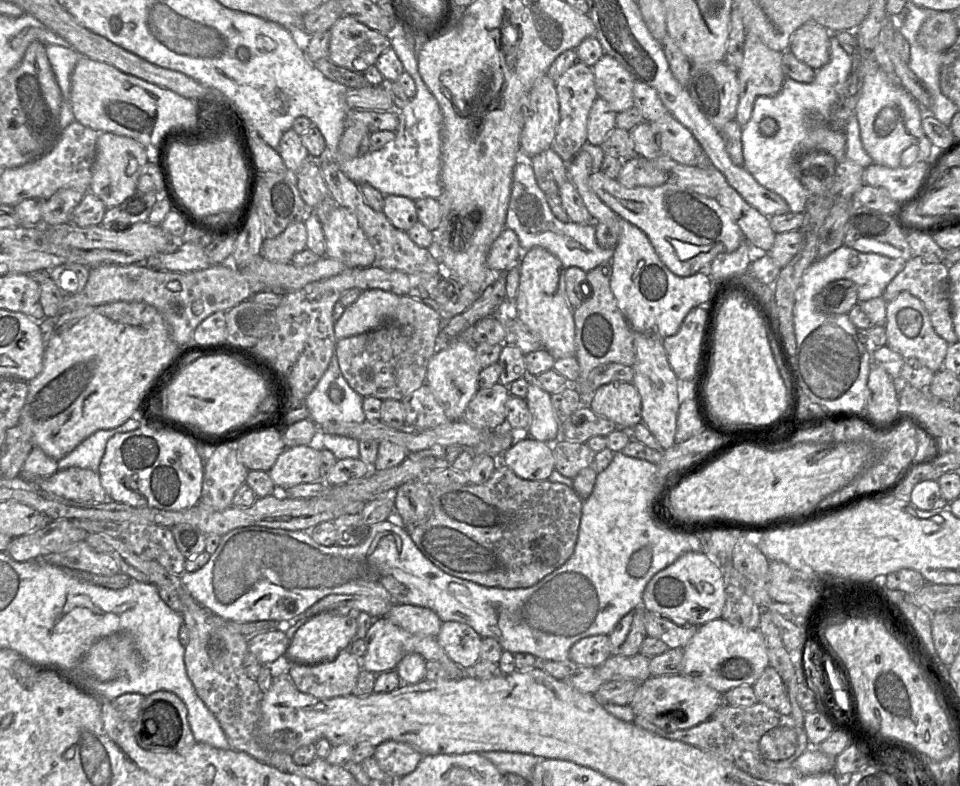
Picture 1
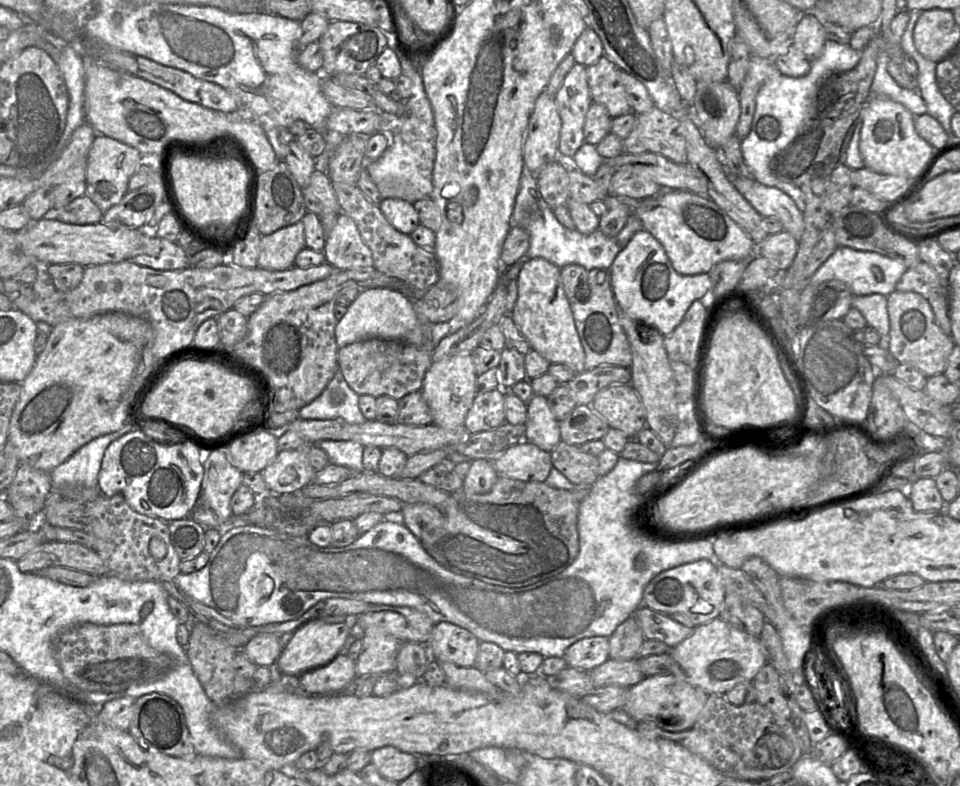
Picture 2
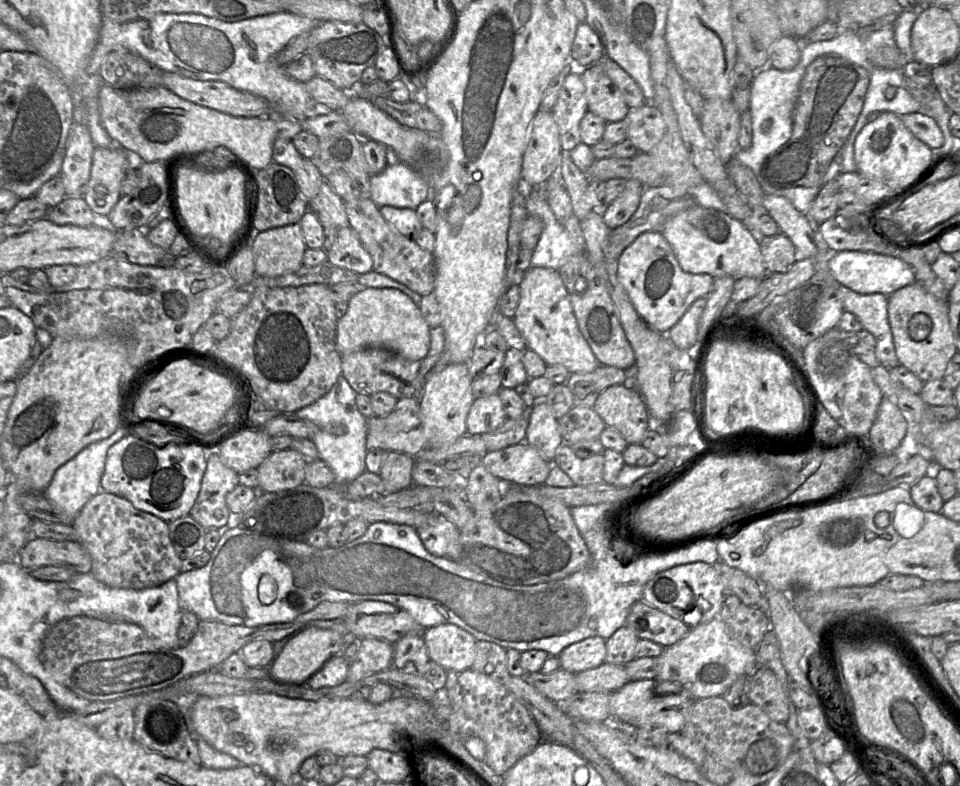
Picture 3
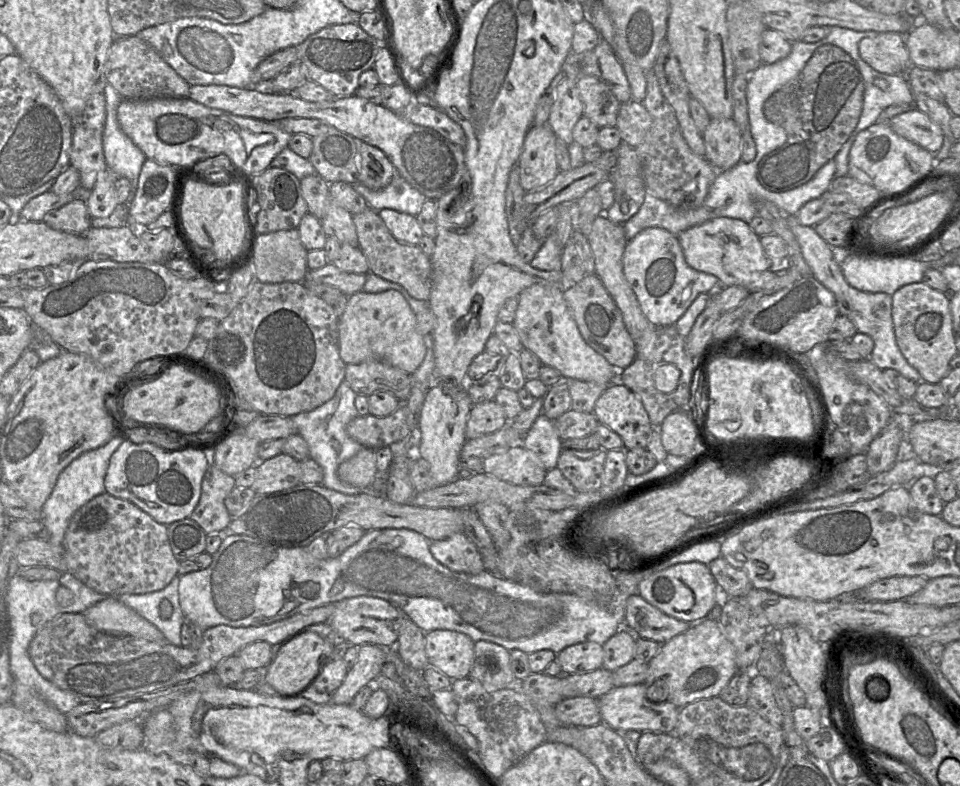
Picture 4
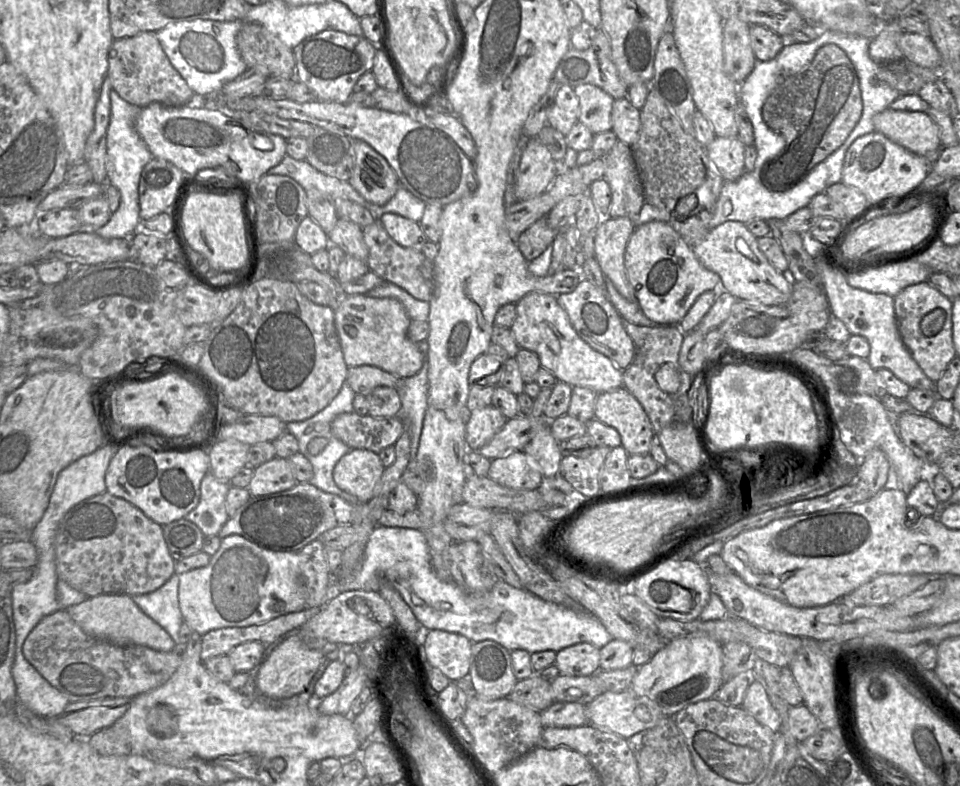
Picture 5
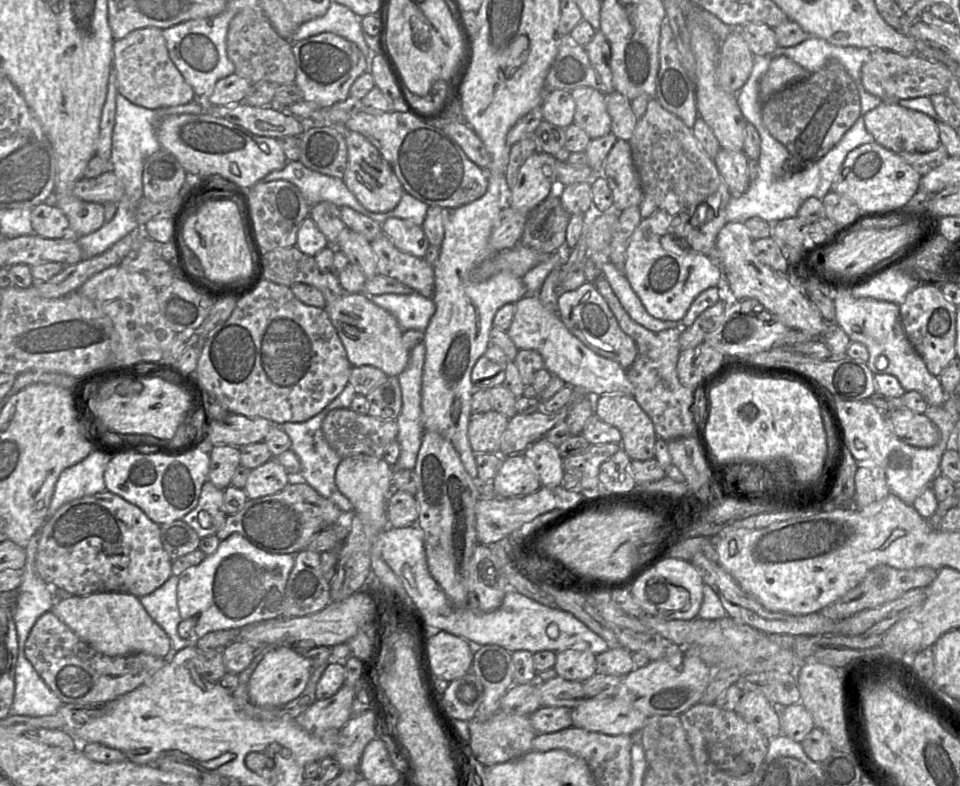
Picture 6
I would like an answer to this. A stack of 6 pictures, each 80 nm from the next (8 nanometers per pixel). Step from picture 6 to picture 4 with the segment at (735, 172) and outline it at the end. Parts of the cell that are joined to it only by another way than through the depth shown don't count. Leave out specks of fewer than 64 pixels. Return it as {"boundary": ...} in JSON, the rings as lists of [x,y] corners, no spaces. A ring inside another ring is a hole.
{"boundary":[[[711,118],[702,136],[705,158],[716,170],[730,169],[742,160],[741,129],[733,118]]]}

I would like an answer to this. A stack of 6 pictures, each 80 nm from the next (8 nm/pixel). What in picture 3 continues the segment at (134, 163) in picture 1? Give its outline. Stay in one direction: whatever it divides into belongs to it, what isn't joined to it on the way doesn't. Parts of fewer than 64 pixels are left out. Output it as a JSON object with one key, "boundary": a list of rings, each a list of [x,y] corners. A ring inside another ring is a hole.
{"boundary":[[[96,147],[84,199],[95,214],[111,212],[121,197],[120,186],[129,161],[124,148]]]}

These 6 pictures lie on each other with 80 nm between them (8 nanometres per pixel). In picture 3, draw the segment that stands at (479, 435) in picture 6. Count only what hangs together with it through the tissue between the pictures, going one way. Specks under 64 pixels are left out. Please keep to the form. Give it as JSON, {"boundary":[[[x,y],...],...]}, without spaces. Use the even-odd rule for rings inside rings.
{"boundary":[[[498,393],[475,398],[466,418],[466,434],[481,435],[494,431],[506,419]]]}

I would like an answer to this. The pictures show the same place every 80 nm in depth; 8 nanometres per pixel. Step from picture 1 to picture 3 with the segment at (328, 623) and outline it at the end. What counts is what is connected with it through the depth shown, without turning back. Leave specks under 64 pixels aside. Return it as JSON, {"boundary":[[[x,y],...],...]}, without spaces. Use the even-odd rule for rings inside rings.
{"boundary":[[[306,626],[296,637],[289,639],[269,667],[269,677],[281,685],[296,687],[302,684],[321,664],[334,657],[342,643],[342,636],[332,630]]]}

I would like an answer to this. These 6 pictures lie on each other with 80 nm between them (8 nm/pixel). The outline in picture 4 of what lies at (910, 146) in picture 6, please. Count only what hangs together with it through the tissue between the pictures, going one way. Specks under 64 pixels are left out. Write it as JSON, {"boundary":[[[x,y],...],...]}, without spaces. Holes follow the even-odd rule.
{"boundary":[[[916,107],[893,117],[888,124],[895,133],[932,154],[936,154],[943,145],[941,128]]]}

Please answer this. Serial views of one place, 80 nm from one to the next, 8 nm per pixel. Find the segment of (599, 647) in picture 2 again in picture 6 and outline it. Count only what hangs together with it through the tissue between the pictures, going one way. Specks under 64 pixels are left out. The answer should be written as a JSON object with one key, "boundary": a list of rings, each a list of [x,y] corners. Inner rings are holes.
{"boundary":[[[568,648],[556,653],[553,668],[565,680],[585,682],[597,673],[596,655],[587,648]]]}

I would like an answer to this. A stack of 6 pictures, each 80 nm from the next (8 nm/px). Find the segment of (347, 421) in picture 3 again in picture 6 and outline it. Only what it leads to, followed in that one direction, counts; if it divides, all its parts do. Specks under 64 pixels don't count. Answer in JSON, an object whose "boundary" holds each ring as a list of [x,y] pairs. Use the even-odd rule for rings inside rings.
{"boundary":[[[349,383],[342,392],[332,400],[320,413],[304,422],[286,422],[280,426],[291,440],[291,450],[297,455],[301,471],[297,479],[301,479],[315,489],[321,496],[334,502],[346,515],[354,514],[353,505],[337,488],[335,473],[342,458],[333,450],[324,438],[322,422],[326,415],[337,408],[350,408],[355,390]]]}

